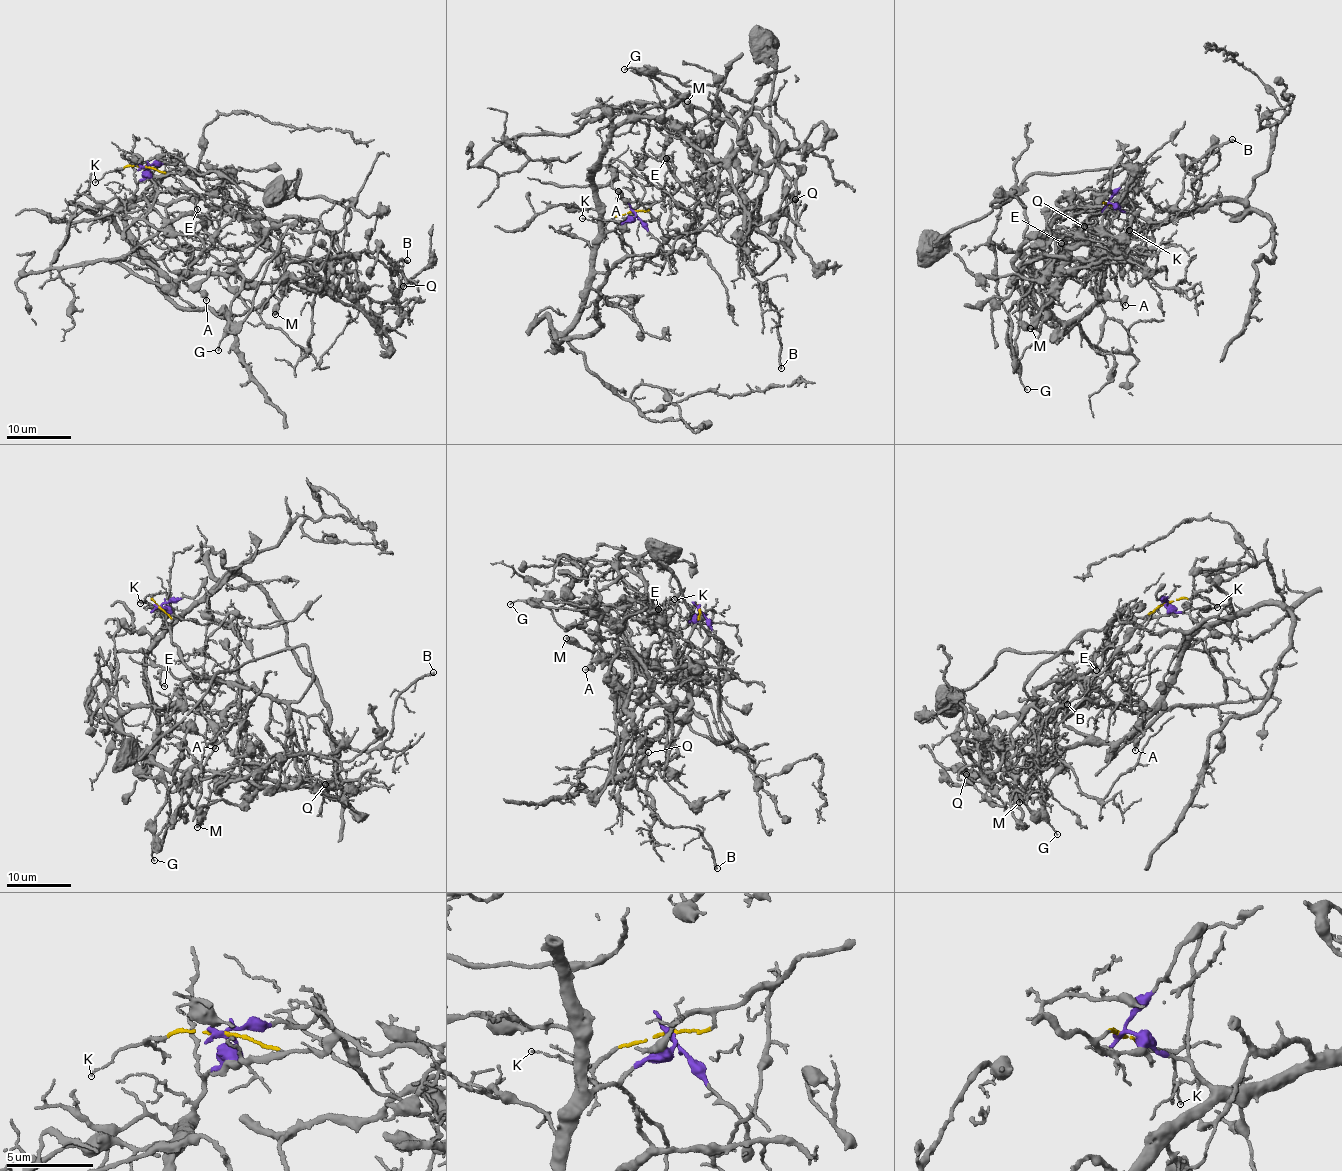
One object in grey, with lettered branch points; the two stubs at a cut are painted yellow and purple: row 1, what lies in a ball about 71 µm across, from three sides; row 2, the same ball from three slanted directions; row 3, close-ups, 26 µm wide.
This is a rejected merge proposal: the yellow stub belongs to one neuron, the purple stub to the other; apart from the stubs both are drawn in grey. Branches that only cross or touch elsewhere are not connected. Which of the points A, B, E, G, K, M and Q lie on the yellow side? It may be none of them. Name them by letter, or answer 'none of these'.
B, E, K, Q

